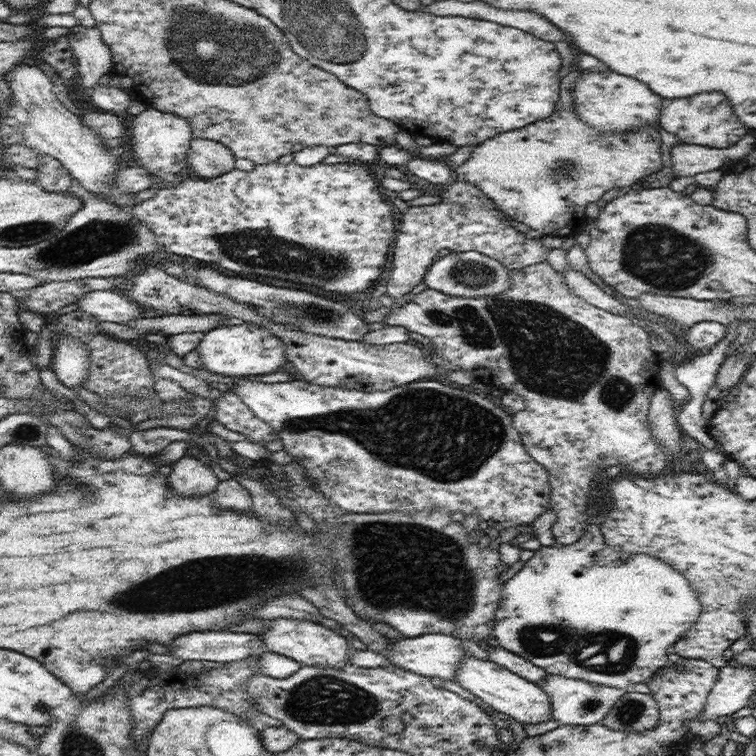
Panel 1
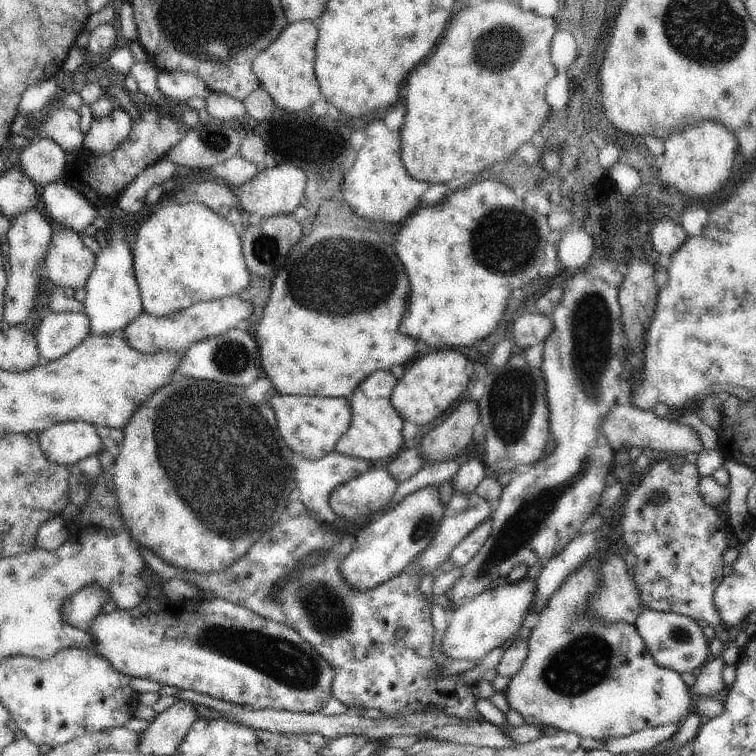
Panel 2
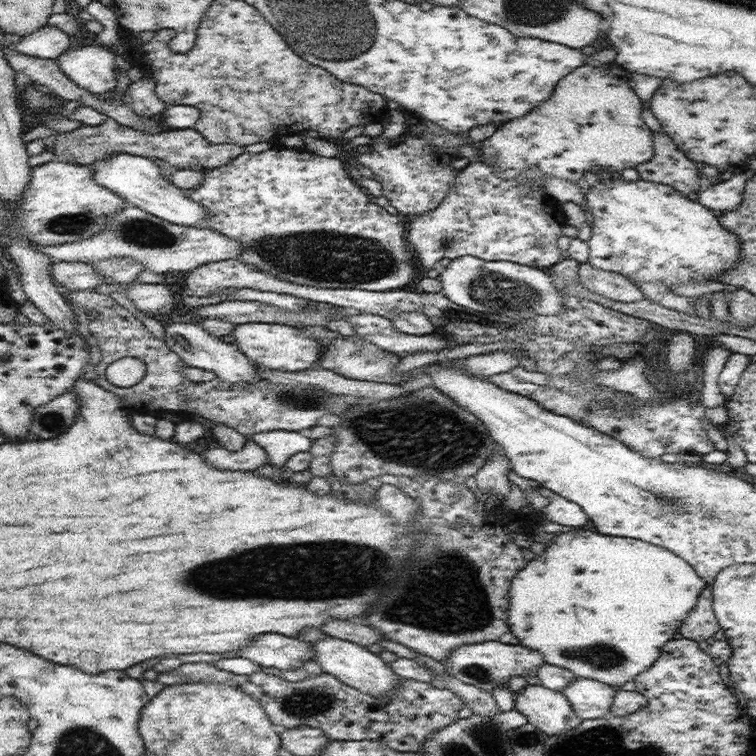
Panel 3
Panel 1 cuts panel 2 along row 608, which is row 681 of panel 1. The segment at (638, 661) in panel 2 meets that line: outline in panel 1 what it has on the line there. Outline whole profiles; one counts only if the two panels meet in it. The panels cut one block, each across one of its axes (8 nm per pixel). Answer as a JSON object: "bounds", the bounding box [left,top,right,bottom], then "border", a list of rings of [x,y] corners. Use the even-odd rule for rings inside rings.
{"bounds":[542,674,626,725],"border":[[[549,674],[542,690],[550,697],[553,718],[564,725],[593,725],[600,723],[610,712],[610,709],[618,702],[626,690],[604,686],[598,683],[590,683],[584,679],[570,679],[565,676]]]}

